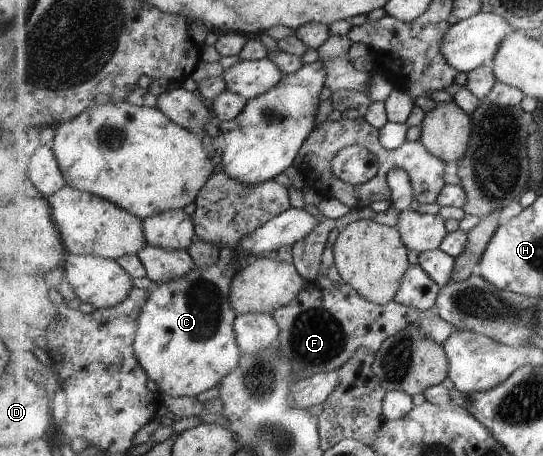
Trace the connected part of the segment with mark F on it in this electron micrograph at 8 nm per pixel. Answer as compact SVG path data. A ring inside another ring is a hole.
M306 282L303 291L289 305L274 311L273 317L280 327L277 341L278 353L292 367L291 387L303 379L309 379L319 374L330 374L338 370L363 346L371 348L377 353L387 338L398 334L406 327L417 324L425 335L440 344L444 344L458 330L452 323L444 320L436 309L422 312L414 307L398 304L395 300L385 305L376 304L366 300L345 282L335 283L331 289L325 289L315 282Z

